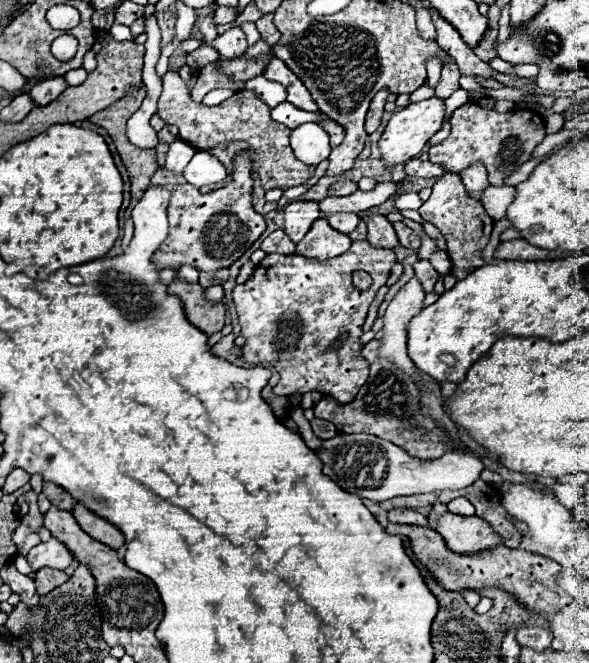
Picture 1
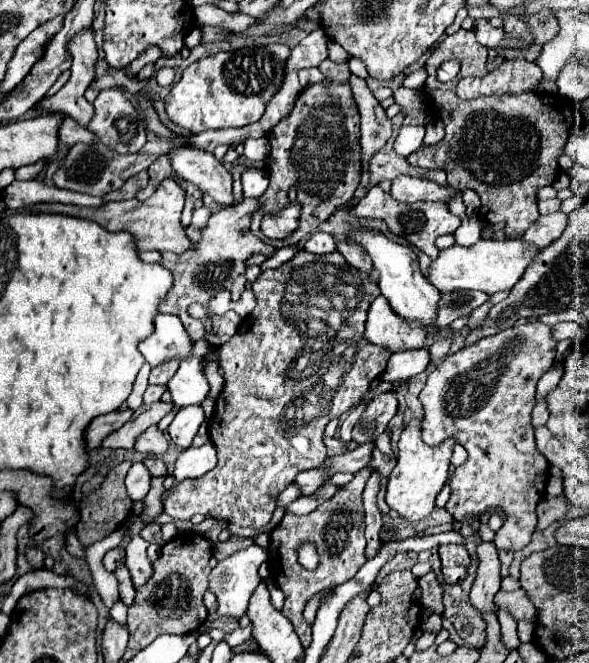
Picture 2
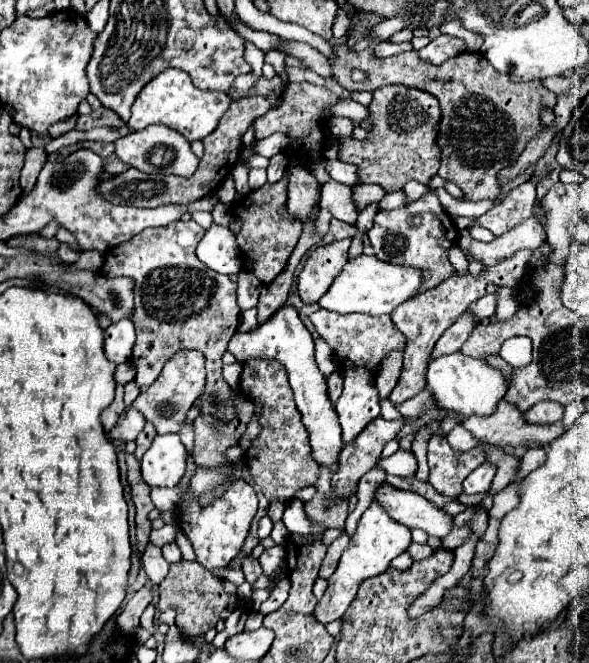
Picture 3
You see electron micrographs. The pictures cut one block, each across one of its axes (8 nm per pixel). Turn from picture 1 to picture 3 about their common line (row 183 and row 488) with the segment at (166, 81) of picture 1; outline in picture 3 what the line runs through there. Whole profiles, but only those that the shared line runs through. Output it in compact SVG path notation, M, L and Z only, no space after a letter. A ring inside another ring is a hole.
M252 359L244 362L240 376L240 392L252 400L262 402L262 412L256 420L260 424L260 434L250 442L242 454L242 462L248 466L254 482L262 488L268 500L288 502L306 486L314 486L320 476L320 464L312 456L312 446L308 440L308 430L302 424L300 412L294 402L285 368L276 360Z

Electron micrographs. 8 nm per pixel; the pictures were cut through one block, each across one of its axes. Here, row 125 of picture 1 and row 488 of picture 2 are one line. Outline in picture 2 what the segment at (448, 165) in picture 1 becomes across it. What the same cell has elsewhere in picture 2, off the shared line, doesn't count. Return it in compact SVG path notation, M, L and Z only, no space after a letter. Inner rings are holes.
M542 322L512 326L494 336L482 338L476 344L470 344L454 354L448 354L428 376L426 386L420 392L420 402L424 406L424 442L436 446L444 438L454 436L468 450L466 464L458 466L450 478L452 494L446 510L454 516L454 520L465 523L471 517L480 520L482 513L490 509L502 508L508 518L496 532L496 548L520 550L530 542L530 536L536 530L536 506L544 496L550 464L542 454L536 452L534 428L530 420L536 382L554 364L554 348L556 340L550 334L550 326Z

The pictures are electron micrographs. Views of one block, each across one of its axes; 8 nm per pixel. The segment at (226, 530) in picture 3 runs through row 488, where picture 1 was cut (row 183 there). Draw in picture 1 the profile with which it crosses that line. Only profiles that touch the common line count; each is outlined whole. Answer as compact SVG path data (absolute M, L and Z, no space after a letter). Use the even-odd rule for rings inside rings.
M244 150L232 158L232 178L230 182L214 192L198 192L190 184L178 184L172 188L168 216L170 232L154 254L154 262L160 268L194 264L200 272L216 272L220 268L232 266L266 230L264 216L252 208L252 184L254 168L250 154Z

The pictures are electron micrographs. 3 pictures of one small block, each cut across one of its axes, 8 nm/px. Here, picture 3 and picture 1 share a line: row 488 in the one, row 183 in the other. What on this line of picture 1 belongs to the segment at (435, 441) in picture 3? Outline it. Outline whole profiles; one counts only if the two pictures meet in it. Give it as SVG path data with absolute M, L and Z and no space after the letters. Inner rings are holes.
M444 174L434 186L432 186L432 196L422 204L422 208L418 210L420 216L434 224L446 238L446 250L450 254L450 258L456 258L452 262L452 276L456 280L466 278L472 270L484 266L484 262L480 260L480 252L484 250L484 246L490 240L490 232L492 232L492 218L486 214L486 210L482 208L482 204L478 200L474 200L472 196L468 196L462 180L458 174ZM464 258L476 258L474 262L464 262Z

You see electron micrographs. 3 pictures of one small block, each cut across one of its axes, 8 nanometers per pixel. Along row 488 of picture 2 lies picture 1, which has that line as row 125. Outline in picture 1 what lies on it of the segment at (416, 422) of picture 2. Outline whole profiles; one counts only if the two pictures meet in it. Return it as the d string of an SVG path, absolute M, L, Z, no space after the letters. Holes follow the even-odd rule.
M430 98L424 102L408 104L406 108L392 114L382 138L378 140L380 146L380 160L384 166L404 166L408 160L420 154L420 150L428 144L428 140L440 130L444 118L444 100Z

